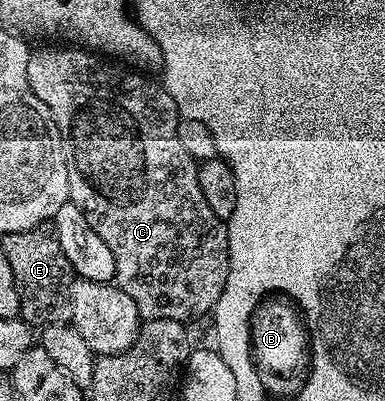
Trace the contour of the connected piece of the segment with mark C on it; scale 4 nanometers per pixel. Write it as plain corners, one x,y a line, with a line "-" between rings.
47,45
45,49
35,49
26,66
29,73
29,85
41,101
53,113
53,121
57,121
57,129
63,138
63,149
67,152
67,168
69,169
69,193
70,202
77,204
81,213
85,213
85,221
93,225
93,233
109,245
113,252
113,265
115,266
114,282
121,290
136,302
140,316
144,320
168,319
178,323
187,323
198,315
210,316
215,310
217,301
225,289
225,277
229,277
229,241
227,240
227,228
224,220
209,209
209,201
205,201
205,193
201,193
201,181
199,180
199,163
189,153
185,153
181,141
177,137
179,120
181,118
173,97
163,88
162,82
146,79
146,74
130,75
127,71
121,71
120,64
111,62
101,55
91,52
83,47
73,45

